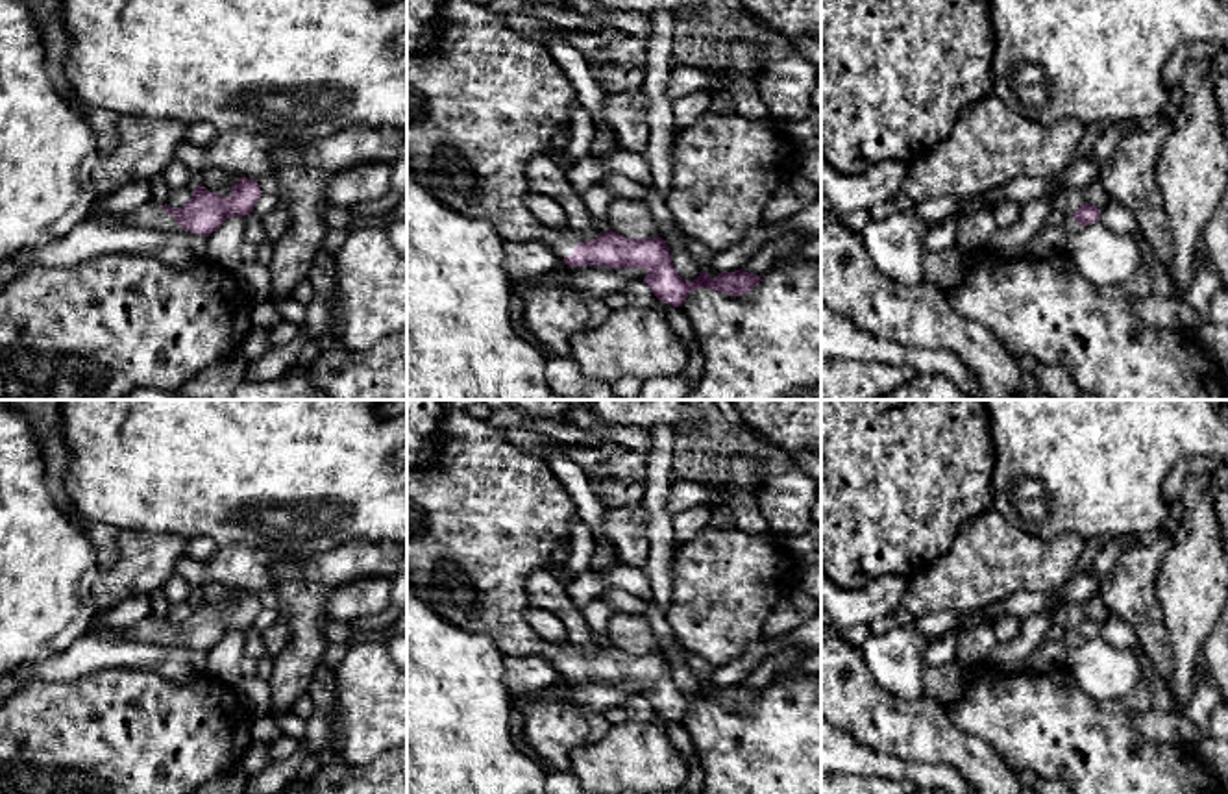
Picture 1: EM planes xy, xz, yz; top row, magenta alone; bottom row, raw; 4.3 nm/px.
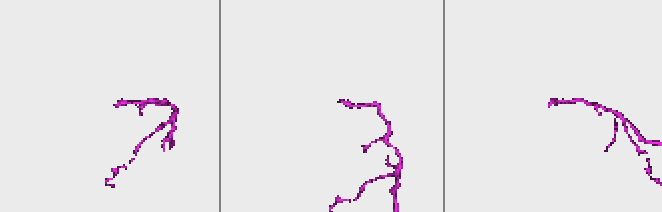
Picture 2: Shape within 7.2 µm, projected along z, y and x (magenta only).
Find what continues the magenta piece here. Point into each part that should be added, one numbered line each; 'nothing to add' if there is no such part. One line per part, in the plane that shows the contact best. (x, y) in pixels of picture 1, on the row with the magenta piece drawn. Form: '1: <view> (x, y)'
1: xy (150, 215)

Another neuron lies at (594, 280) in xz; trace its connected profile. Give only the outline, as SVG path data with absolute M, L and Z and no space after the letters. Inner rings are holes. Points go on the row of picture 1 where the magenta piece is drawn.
M559 261L551 270L527 278L522 287L510 283L509 313L512 322L516 326L522 326L523 322L522 291L536 283L562 281L571 289L603 298L612 291L623 289L629 281L644 279L645 276L647 276L645 268L610 268L597 265L570 267L564 261Z

